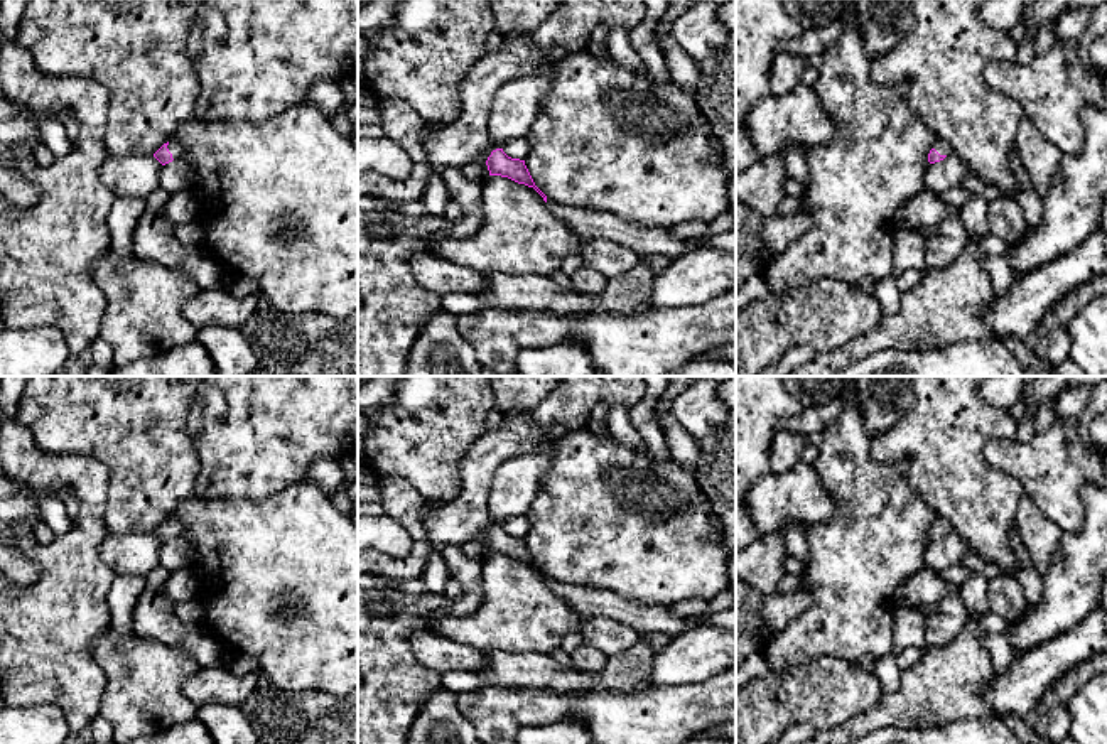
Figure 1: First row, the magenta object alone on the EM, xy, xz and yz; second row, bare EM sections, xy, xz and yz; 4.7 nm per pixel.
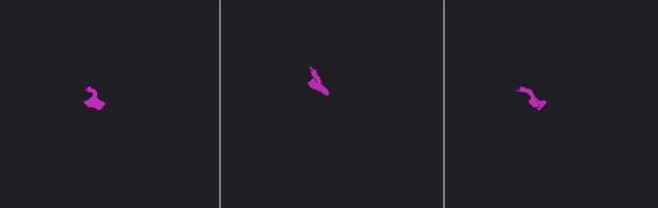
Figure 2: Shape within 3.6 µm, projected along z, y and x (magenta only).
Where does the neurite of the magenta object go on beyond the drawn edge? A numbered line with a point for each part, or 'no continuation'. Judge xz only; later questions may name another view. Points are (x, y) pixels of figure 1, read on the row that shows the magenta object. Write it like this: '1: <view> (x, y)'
no continuation

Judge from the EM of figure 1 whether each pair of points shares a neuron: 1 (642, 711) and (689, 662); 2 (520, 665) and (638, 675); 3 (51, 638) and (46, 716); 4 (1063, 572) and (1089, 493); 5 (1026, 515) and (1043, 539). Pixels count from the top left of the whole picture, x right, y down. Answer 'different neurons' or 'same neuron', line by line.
1: different neurons
2: same neuron
3: different neurons
4: same neuron
5: same neuron

